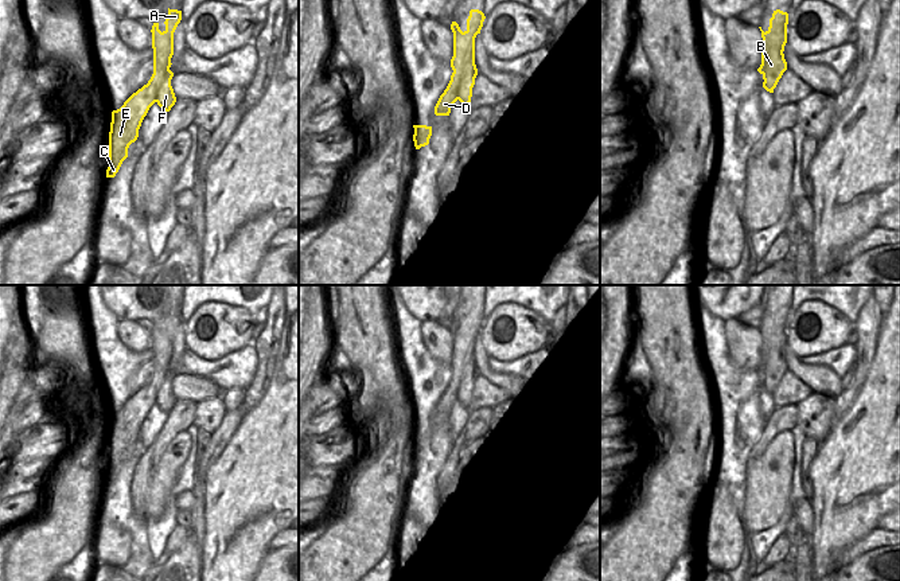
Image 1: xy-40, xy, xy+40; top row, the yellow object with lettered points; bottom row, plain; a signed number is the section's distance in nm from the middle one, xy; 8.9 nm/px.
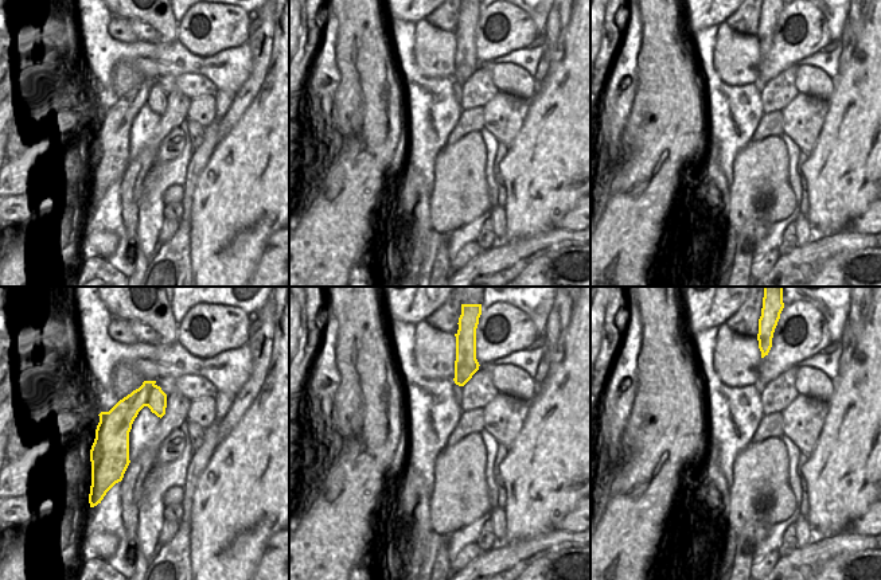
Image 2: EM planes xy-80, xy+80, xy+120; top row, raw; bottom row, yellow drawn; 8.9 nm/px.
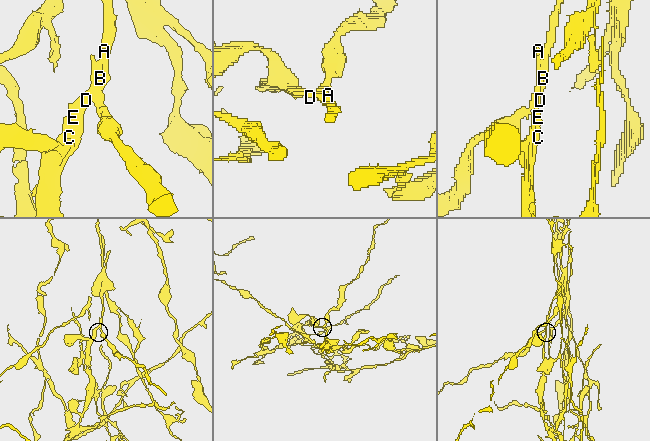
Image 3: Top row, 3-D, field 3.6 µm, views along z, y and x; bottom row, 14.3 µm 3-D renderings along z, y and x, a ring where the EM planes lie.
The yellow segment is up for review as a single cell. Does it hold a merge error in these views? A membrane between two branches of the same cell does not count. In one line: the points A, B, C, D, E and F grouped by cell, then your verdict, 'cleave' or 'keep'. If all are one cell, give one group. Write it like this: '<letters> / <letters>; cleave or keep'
A B C D E / F; cleave

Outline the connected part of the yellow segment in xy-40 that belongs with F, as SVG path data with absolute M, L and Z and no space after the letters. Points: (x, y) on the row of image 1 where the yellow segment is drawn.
M165 78L159 89L159 94L157 94L157 105L165 110L170 112L171 108L175 105L176 102L176 97L174 93L174 89L171 86L171 79Z

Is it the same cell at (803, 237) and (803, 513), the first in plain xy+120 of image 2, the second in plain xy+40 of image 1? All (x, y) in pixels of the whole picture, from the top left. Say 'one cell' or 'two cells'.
one cell

